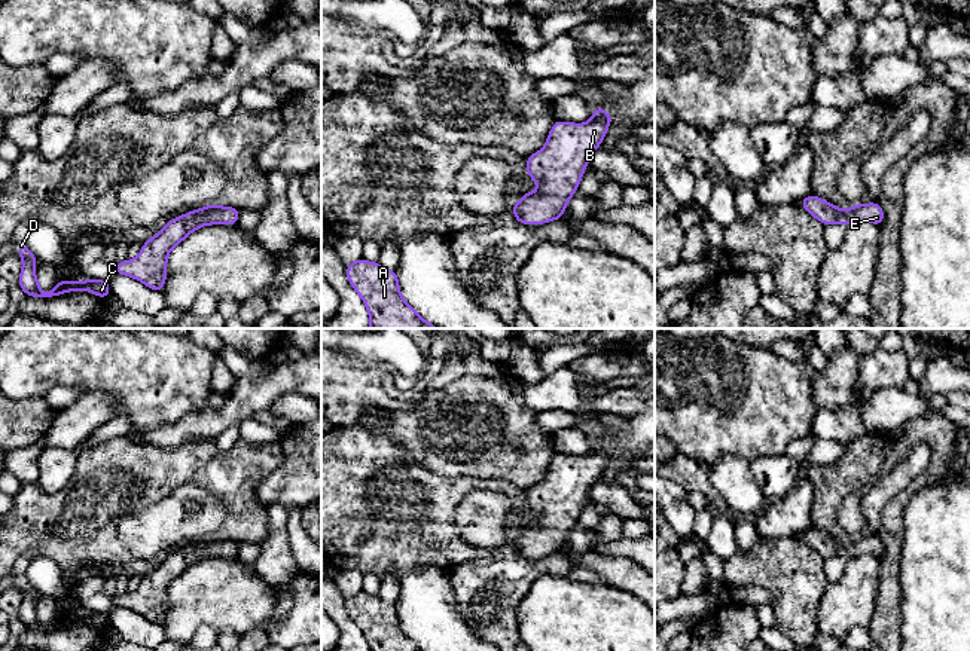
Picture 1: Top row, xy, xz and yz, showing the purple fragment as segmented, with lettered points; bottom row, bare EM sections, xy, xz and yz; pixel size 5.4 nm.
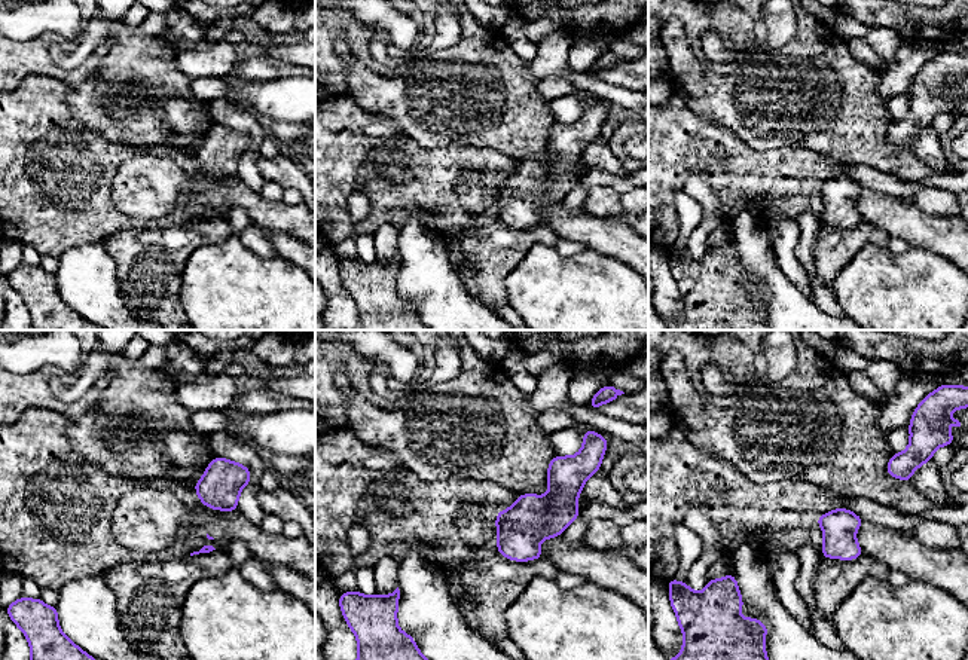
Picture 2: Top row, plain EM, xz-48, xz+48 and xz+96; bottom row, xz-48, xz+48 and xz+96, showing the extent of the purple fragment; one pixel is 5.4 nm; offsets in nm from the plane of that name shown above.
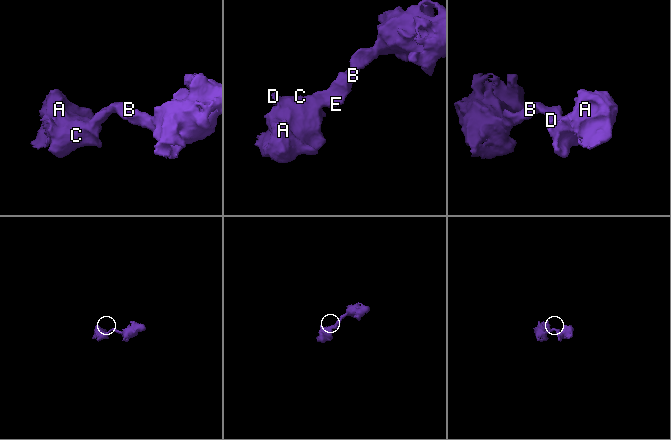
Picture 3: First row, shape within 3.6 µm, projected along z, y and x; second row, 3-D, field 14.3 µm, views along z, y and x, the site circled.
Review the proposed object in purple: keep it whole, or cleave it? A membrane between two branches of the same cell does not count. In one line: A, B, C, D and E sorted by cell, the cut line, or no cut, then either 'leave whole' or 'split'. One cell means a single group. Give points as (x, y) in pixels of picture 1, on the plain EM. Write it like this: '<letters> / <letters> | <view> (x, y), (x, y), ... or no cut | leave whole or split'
A B C D E | no cut | leave whole

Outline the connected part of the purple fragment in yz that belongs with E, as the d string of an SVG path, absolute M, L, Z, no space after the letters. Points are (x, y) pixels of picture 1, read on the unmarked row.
M809 528L799 534L799 537L824 559L830 556L845 556L851 559L860 554L870 554L881 559L884 556L884 545L878 535L858 537L844 544L826 534L821 534L815 528Z

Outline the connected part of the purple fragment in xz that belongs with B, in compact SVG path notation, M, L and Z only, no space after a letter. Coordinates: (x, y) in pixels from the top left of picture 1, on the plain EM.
M594 440L594 450L586 456L576 458L562 453L553 456L545 480L527 490L527 507L540 520L533 526L524 525L524 531L512 540L510 544L518 556L542 557L562 550L570 531L580 517L592 485L601 479L611 453L607 443Z

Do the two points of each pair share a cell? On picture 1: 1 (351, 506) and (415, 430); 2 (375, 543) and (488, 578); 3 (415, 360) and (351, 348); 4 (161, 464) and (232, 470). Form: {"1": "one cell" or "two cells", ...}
{"1": "two cells", "2": "two cells", "3": "one cell", "4": "one cell"}

